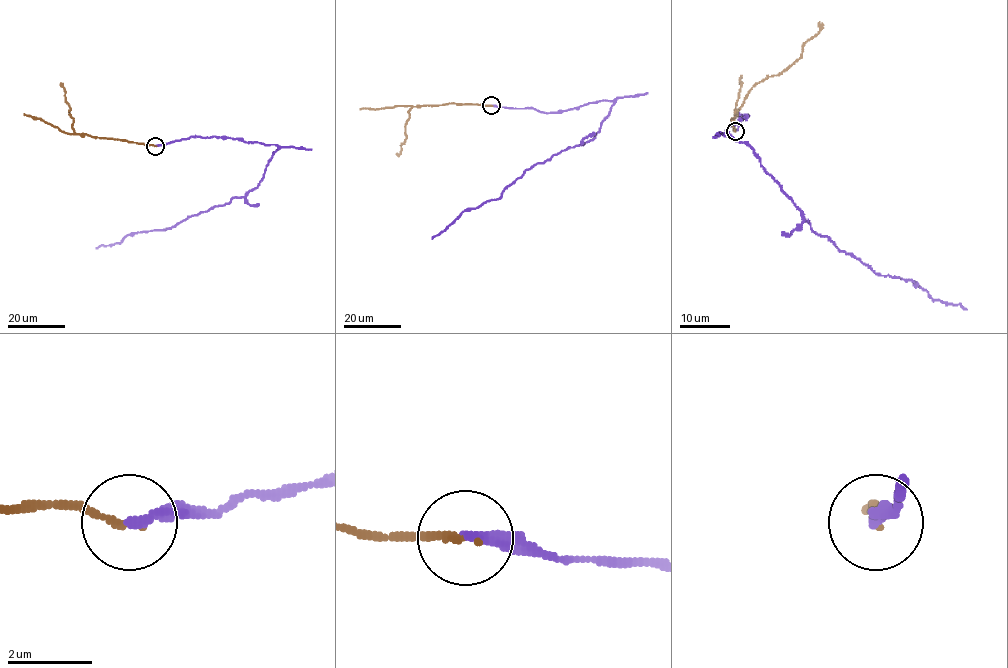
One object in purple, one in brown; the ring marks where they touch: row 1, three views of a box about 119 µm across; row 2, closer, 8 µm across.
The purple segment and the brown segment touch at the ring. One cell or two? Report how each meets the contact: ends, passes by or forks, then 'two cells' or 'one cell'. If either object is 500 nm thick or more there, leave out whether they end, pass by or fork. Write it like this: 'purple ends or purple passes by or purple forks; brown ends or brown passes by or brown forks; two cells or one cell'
purple ends; brown ends; one cell

